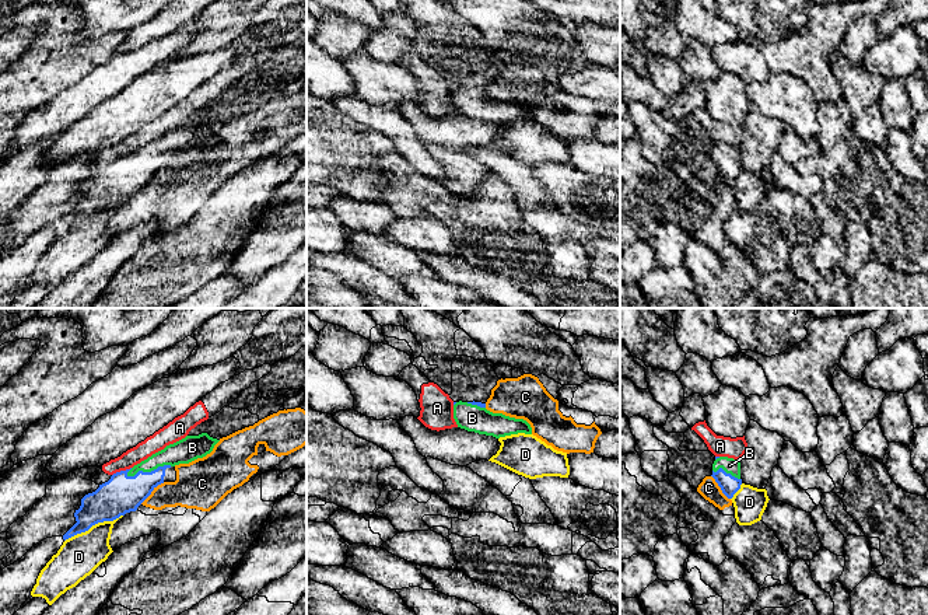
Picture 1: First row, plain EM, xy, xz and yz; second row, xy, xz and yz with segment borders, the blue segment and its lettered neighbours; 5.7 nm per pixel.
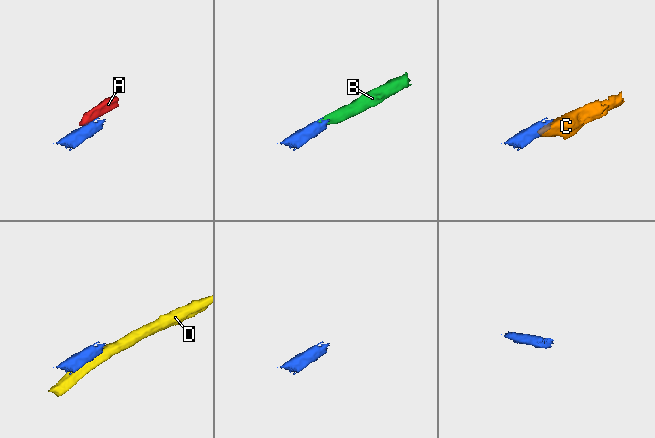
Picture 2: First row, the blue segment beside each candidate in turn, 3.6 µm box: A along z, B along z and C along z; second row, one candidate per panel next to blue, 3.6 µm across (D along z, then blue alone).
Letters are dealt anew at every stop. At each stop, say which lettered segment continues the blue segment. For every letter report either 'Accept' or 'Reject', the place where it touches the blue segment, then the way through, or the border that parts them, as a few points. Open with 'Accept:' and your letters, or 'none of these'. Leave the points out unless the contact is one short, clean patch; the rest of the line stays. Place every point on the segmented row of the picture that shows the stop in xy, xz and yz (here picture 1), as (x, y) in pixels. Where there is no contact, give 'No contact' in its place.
Accept: B
A: Reject. Touches blue at xy (121, 471). Boundary: xy (130, 467), (112, 475)
B: Accept. Touches blue at xy (149, 472). Path across: xy (122, 493), (149, 472), (161, 460), (184, 451)
C: Reject. Touches blue at xy (151, 491). Boundary: xy (164, 482), (140, 503)
D: Reject. Touches blue at xy (93, 524)

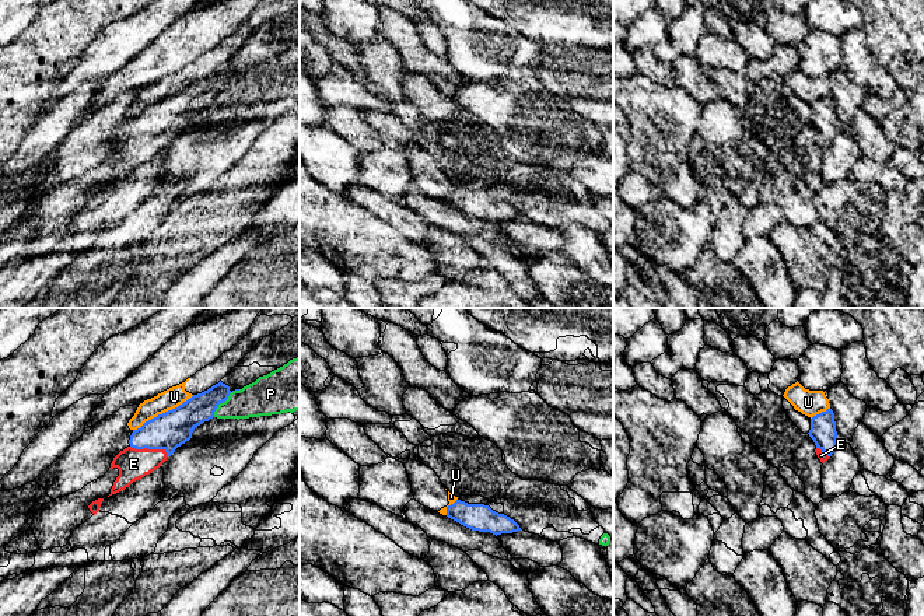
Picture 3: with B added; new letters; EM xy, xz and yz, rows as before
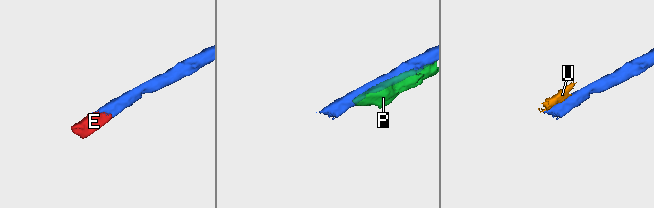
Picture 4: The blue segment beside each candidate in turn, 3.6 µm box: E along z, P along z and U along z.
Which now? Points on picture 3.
Accept: E
E: Accept. Touches blue at xy (150, 448). Path across: xy (170, 430), (150, 448), (133, 464)
P: Reject. Touches blue at xy (224, 401)
U: Reject. Touches blue at xy (163, 413)

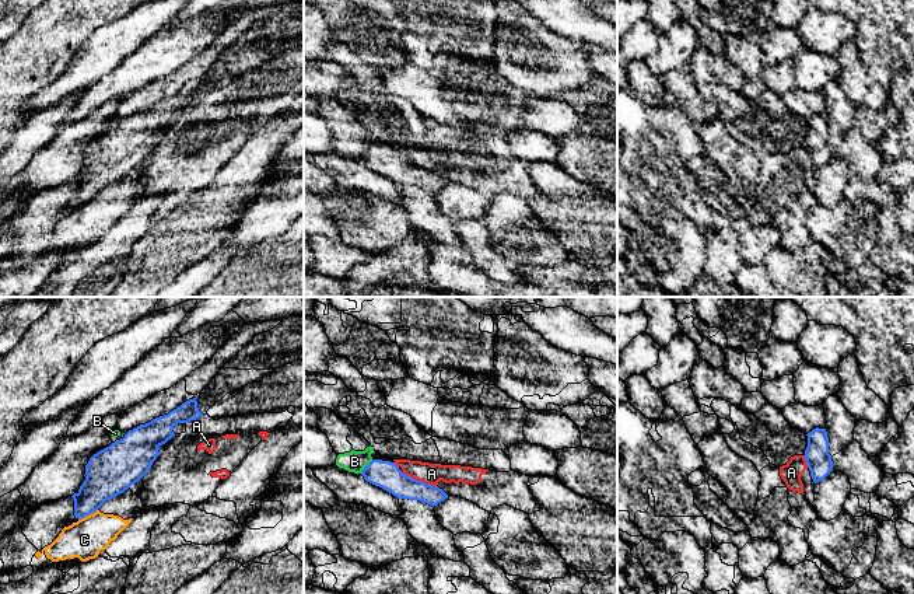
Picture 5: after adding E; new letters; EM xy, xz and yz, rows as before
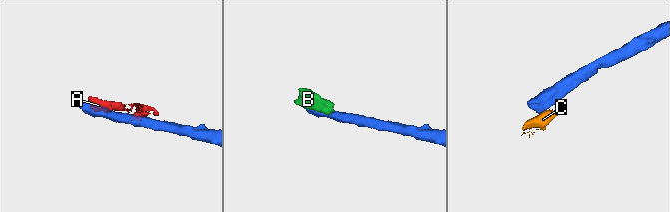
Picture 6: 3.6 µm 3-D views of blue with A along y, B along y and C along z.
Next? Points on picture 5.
Accept: none of these
A: Reject. Touches blue at xz (419, 481). Boundary: xz (402, 472), (437, 488)
B: Reject. Touches blue at xz (366, 467)
C: Reject. Touches blue at xy (87, 514). Boundary: xy (97, 509), (79, 520)

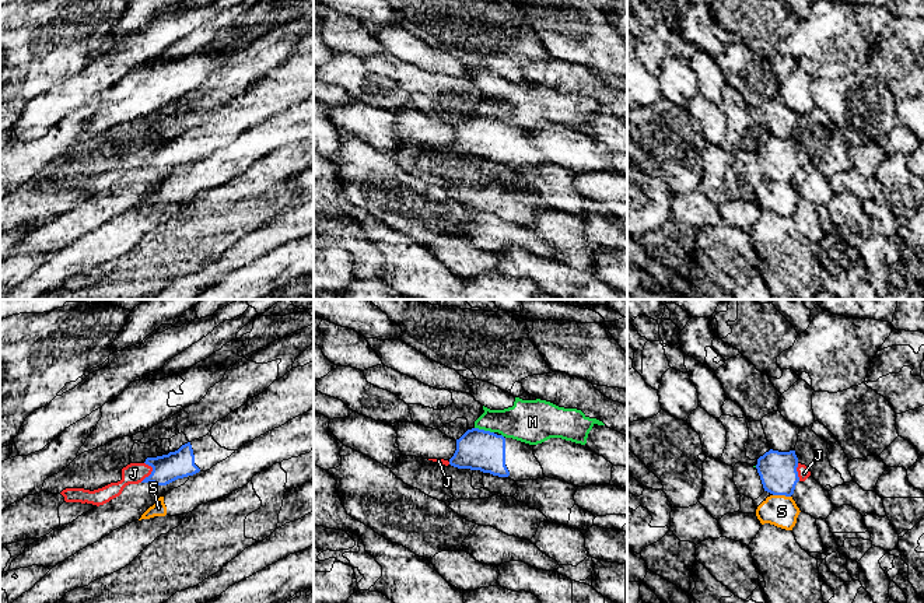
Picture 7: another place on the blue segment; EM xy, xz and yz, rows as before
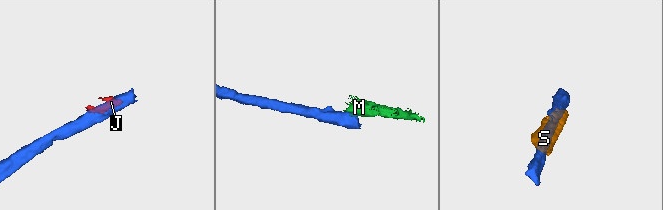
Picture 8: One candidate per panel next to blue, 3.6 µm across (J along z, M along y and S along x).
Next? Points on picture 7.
Accept: none of these
J: Reject. Touches blue at xy (151, 472). Boundary: xy (144, 462), (151, 467), (151, 472), (140, 481)
M: Reject. Touches blue at xz (483, 430). Boundary: xz (475, 427), (493, 433)
S: Reject. Touches blue at yz (781, 494)

